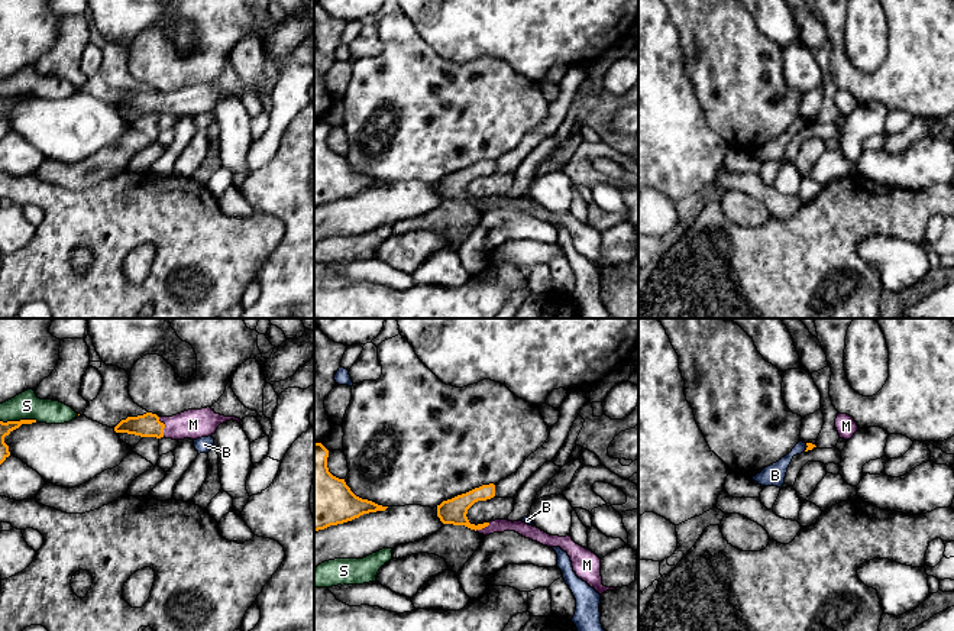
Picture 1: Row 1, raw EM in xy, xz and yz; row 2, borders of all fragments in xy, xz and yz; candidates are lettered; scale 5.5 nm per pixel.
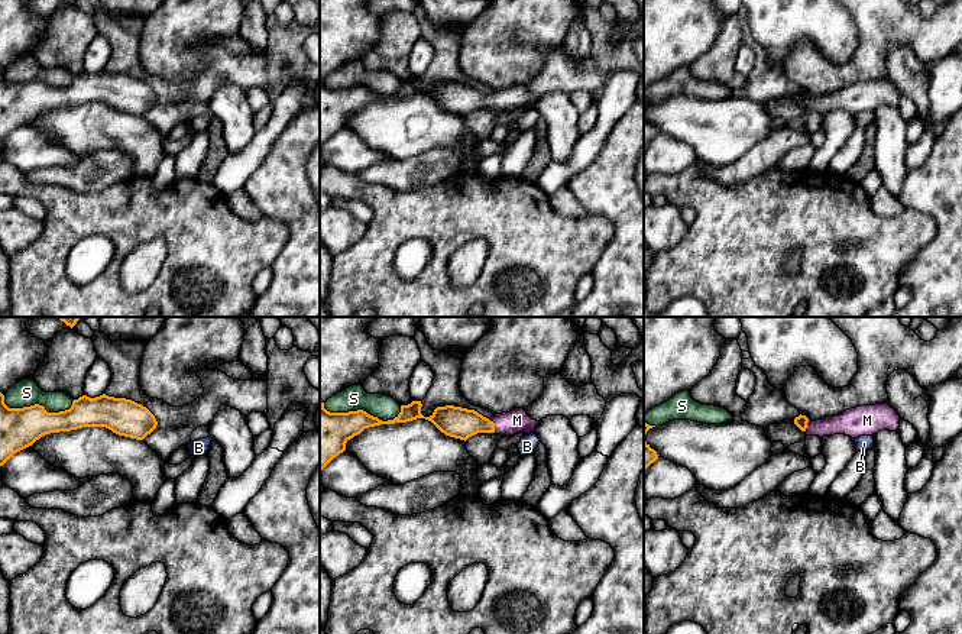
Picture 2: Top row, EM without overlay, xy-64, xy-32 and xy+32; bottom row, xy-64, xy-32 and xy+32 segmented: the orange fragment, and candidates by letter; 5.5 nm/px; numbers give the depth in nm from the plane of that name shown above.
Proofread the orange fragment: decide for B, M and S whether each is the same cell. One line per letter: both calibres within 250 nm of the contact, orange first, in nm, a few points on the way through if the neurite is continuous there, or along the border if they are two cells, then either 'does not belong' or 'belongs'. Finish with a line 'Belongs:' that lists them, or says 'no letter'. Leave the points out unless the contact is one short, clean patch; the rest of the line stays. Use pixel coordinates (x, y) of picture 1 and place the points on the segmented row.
B: 40/120 nm | along yz (807, 443), (804, 450) | does not belong
M: 130/160 nm | across xy (148, 424), (164, 427), (193, 424) | belongs
S: 60/160 nm | does not belong
Belongs: M

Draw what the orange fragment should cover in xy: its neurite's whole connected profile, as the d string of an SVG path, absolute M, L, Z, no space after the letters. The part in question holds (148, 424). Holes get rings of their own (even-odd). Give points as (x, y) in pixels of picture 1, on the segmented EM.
M210 407L188 410L172 417L158 417L156 414L146 412L143 415L122 420L114 427L114 431L140 437L197 440L214 434L220 424L230 420L240 423L236 417L216 414Z

